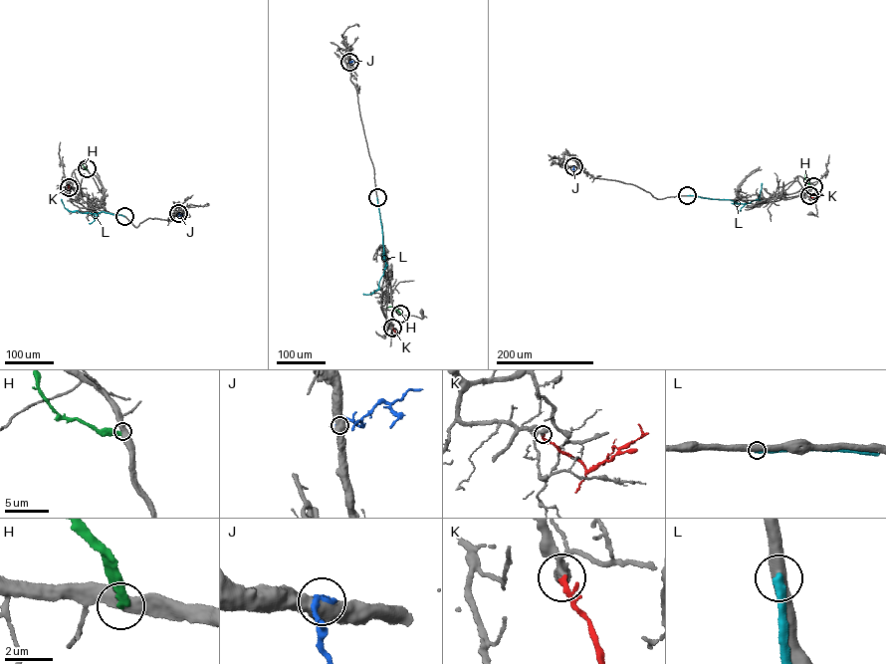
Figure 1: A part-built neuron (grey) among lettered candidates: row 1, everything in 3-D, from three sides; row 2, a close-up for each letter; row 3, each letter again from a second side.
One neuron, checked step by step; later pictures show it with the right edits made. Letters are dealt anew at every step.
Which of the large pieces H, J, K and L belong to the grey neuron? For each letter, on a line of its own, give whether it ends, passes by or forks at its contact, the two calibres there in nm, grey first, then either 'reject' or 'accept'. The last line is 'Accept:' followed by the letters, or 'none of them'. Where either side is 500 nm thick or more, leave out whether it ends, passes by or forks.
H: it ends there; 480 nm thick on the grey side, 360 nm on the other; reject
J: 550 nm thick on the grey side, 400 nm on the other; reject
K: it ends there; 260 nm thick on the grey side, 240 nm on the other; accept
L: 500 nm thick on the grey side, 380 nm on the other; reject
Accept: K

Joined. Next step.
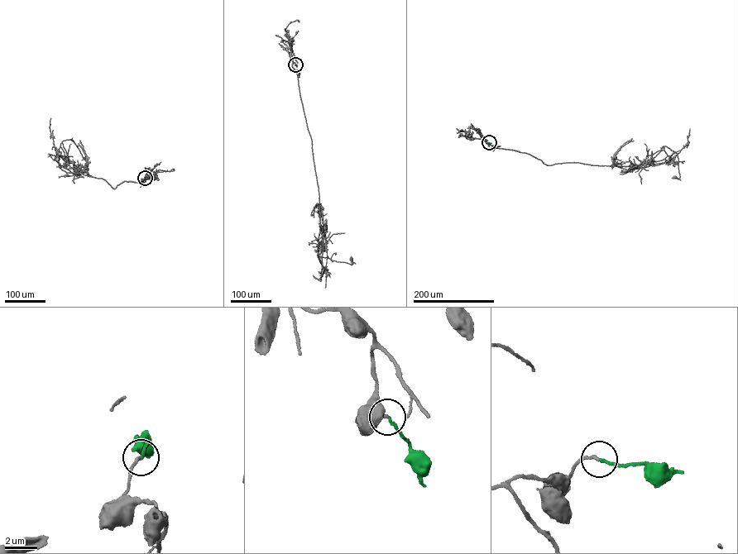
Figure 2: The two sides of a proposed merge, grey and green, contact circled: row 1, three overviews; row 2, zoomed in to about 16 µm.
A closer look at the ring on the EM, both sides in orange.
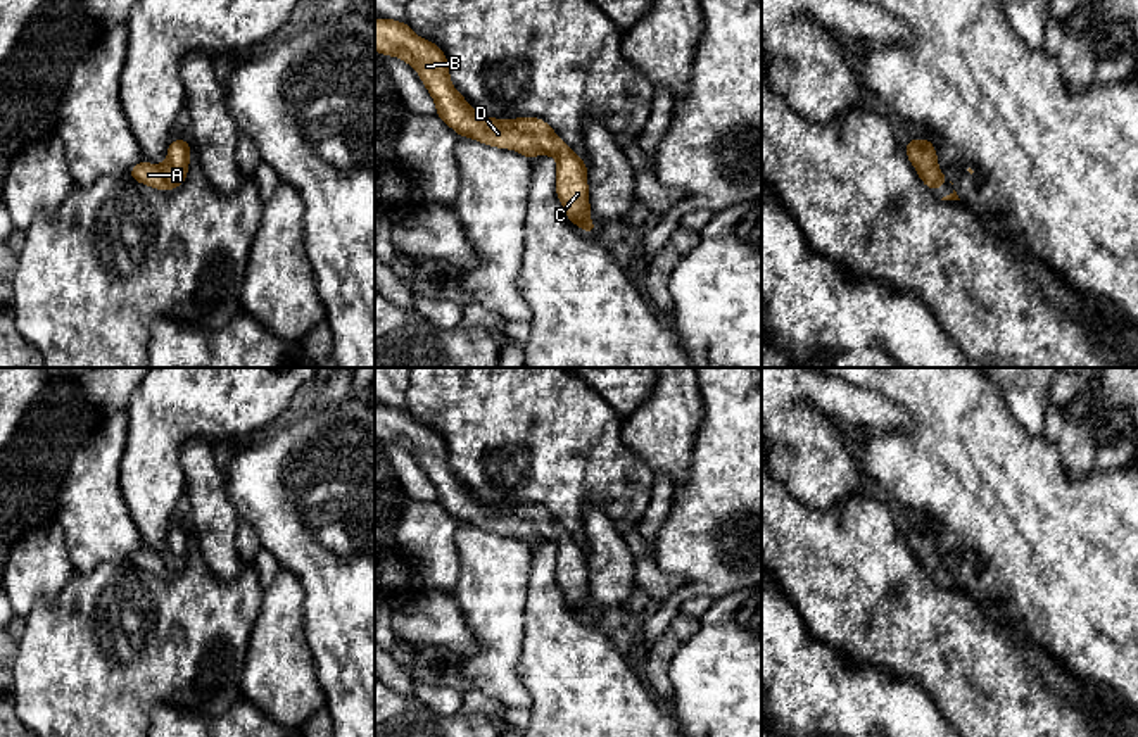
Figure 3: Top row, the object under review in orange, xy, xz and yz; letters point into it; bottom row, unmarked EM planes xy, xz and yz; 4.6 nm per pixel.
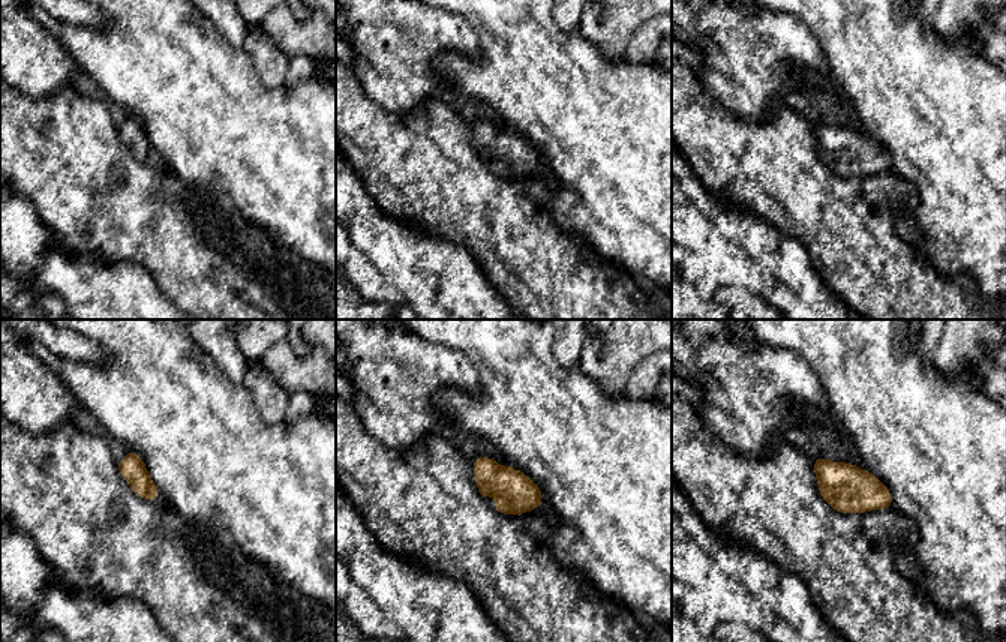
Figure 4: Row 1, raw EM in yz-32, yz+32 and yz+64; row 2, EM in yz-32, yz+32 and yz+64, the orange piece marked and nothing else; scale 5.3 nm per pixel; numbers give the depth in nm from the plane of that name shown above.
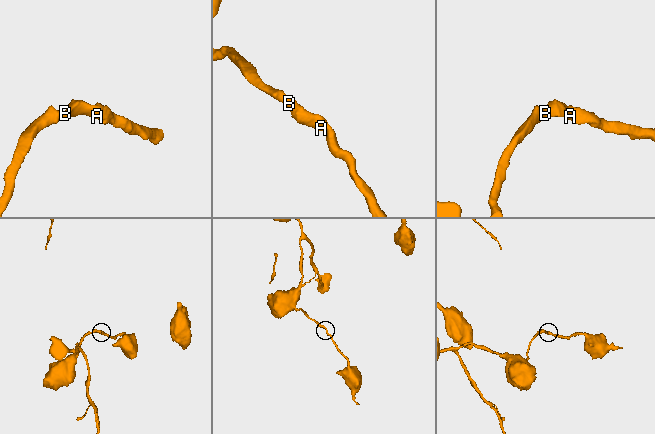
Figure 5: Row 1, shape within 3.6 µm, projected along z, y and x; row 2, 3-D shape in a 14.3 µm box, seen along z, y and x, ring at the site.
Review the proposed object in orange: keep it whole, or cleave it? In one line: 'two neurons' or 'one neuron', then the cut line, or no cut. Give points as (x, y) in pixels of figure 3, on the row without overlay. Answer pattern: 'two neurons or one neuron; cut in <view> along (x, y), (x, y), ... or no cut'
one neuron; no cut

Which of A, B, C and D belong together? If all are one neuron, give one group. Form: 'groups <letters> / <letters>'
groups A B C D

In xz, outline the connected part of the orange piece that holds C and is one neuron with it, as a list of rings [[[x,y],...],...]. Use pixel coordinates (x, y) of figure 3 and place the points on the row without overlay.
[[[375,406],[375,437],[385,444],[397,442],[411,450],[435,487],[437,502],[459,523],[482,530],[513,535],[534,549],[535,540],[558,547],[556,580],[568,606],[587,620],[597,609],[589,608],[589,576],[585,547],[578,545],[554,516],[537,504],[489,506],[475,499],[454,476],[444,438],[432,428],[418,425],[406,409]]]

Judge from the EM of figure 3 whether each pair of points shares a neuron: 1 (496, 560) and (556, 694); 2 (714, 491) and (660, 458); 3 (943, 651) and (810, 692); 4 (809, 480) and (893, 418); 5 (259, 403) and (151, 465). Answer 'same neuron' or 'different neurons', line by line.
1: different neurons
2: different neurons
3: different neurons
4: same neuron
5: same neuron

